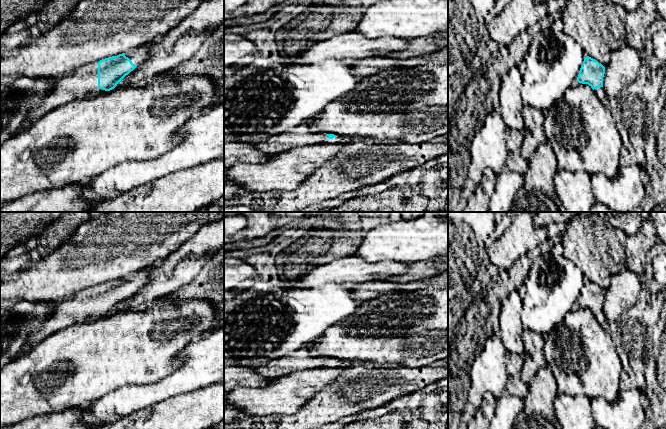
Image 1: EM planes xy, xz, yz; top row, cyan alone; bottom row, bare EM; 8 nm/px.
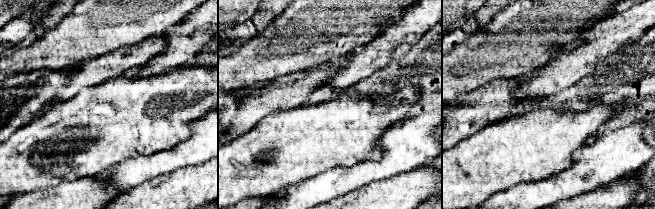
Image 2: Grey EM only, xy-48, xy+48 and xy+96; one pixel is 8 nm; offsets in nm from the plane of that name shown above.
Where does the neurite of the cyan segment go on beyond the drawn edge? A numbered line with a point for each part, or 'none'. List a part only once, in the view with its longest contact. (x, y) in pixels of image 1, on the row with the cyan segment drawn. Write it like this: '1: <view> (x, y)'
1: xy (137, 55)
2: xy (83, 82)

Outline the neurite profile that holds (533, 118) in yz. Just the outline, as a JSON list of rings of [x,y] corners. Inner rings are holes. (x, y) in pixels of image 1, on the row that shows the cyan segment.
[[[527,104],[523,105],[524,139],[522,142],[521,155],[529,160],[539,144],[547,141],[544,132],[544,115],[538,109]]]

